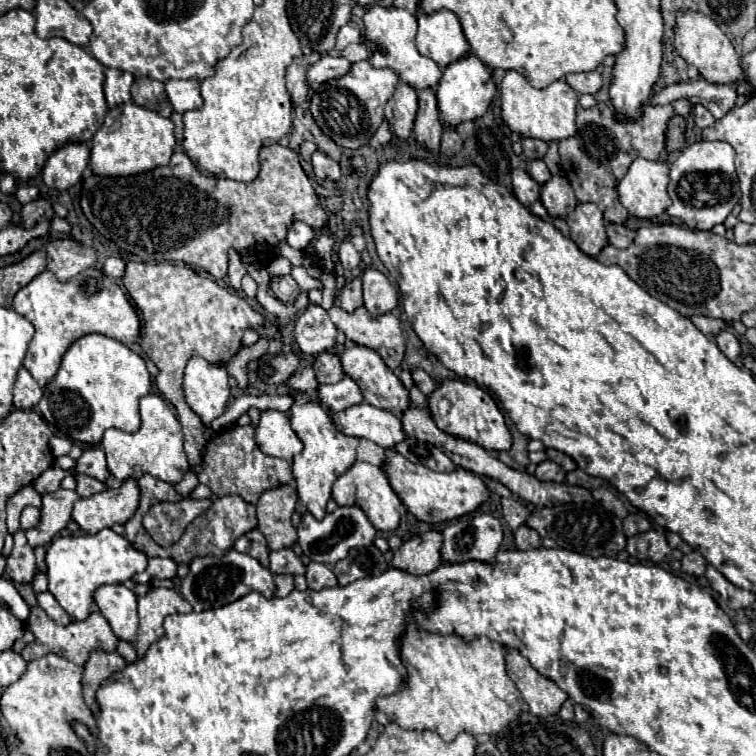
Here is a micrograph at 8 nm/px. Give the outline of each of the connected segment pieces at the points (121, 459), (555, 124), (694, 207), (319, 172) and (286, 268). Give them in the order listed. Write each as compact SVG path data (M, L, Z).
M147 394L139 400L141 406L141 428L137 434L127 434L117 428L109 428L103 436L101 448L107 454L107 466L109 472L117 480L127 478L141 478L143 474L151 474L167 484L177 484L183 474L189 468L189 462L185 458L183 450L183 434L181 424L175 416L175 410L169 402L165 402L157 394Z
M509 70L501 82L501 118L511 128L511 132L523 138L539 138L545 142L563 140L575 134L575 114L577 114L577 94L565 80L555 80L543 90L533 88L525 76Z
M695 142L681 152L671 164L671 182L667 186L673 204L667 208L669 216L685 220L691 230L711 230L715 224L723 224L739 202L739 178L735 172L735 150L727 142Z
M319 150L313 154L311 164L313 164L315 176L329 176L329 180L339 180L341 178L339 164L335 160L331 160L327 154L319 152Z
M277 256L269 266L267 266L267 272L269 272L269 282L273 280L273 278L279 278L279 276L287 276L287 274L291 274L291 262L287 260L287 258L283 258L283 256Z

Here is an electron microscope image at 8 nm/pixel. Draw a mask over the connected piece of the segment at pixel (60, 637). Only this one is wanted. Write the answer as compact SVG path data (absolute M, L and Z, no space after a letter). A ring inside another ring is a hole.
M35 606L35 608L31 608L31 616L29 616L29 620L25 622L25 628L27 630L31 630L33 634L35 634L35 642L31 642L31 644L27 644L25 646L25 650L21 652L21 656L27 660L27 662L31 662L31 660L37 660L37 658L41 658L41 656L45 656L45 654L59 654L59 656L63 656L63 658L67 658L67 660L71 660L71 662L75 662L77 666L85 666L85 662L89 660L89 654L93 652L93 650L103 650L103 652L115 652L115 648L117 648L117 638L115 638L115 634L111 632L111 626L107 624L107 620L99 614L99 612L91 612L91 616L87 618L87 620L83 620L83 622L71 622L69 626L59 626L59 624L55 624L45 612L43 612L43 608L39 608L39 606Z

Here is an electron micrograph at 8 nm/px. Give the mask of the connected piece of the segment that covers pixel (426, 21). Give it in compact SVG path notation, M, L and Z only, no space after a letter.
M417 10L417 20L417 50L431 58L439 68L469 54L469 42L465 40L461 24L453 12L439 10L427 16L423 10Z

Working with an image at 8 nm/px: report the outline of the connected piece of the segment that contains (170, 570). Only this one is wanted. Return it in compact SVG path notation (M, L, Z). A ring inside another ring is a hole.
M151 558L149 566L145 570L145 574L153 580L165 580L165 578L175 578L177 576L177 562L173 562L171 558Z

